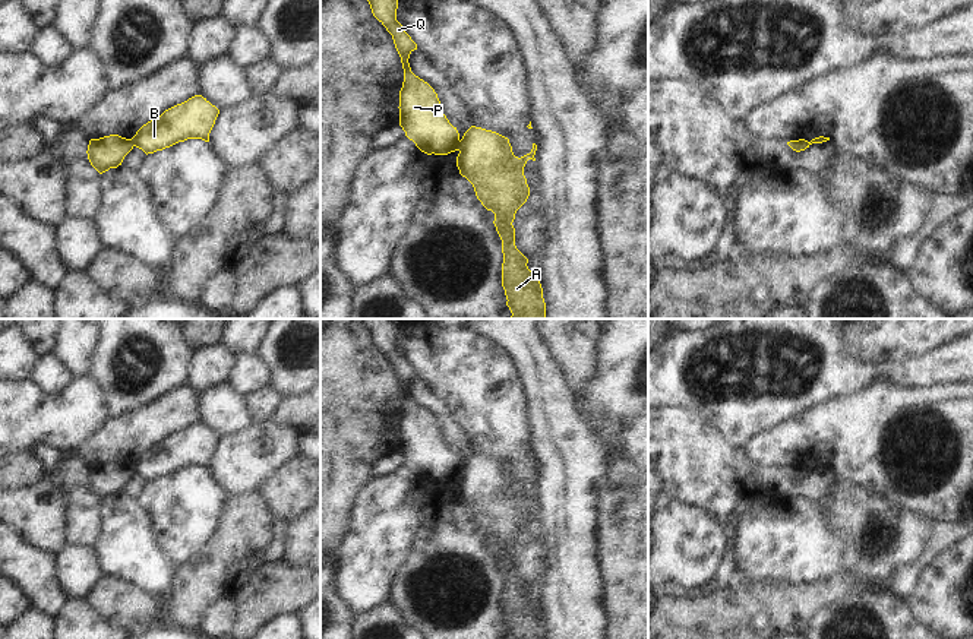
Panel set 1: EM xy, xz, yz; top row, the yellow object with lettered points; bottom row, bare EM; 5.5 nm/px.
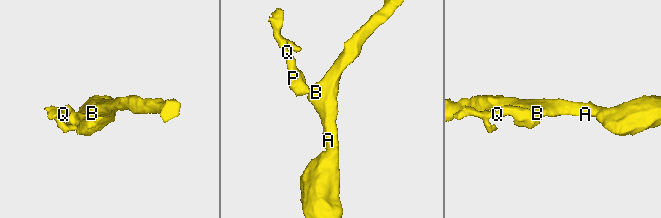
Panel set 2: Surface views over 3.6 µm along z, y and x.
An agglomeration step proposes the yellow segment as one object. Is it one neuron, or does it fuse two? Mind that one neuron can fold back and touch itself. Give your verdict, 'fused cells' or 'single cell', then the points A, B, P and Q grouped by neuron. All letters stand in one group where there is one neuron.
fused cells; groups A B / P Q

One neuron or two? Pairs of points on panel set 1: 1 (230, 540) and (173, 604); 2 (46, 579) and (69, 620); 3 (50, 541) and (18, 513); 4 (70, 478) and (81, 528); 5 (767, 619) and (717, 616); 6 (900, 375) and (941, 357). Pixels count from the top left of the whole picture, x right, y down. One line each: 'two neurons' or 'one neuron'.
1: one neuron
2: two neurons
3: one neuron
4: one neuron
5: one neuron
6: one neuron

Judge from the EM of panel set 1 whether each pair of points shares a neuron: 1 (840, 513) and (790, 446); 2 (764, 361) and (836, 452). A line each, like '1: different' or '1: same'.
1: different
2: different

